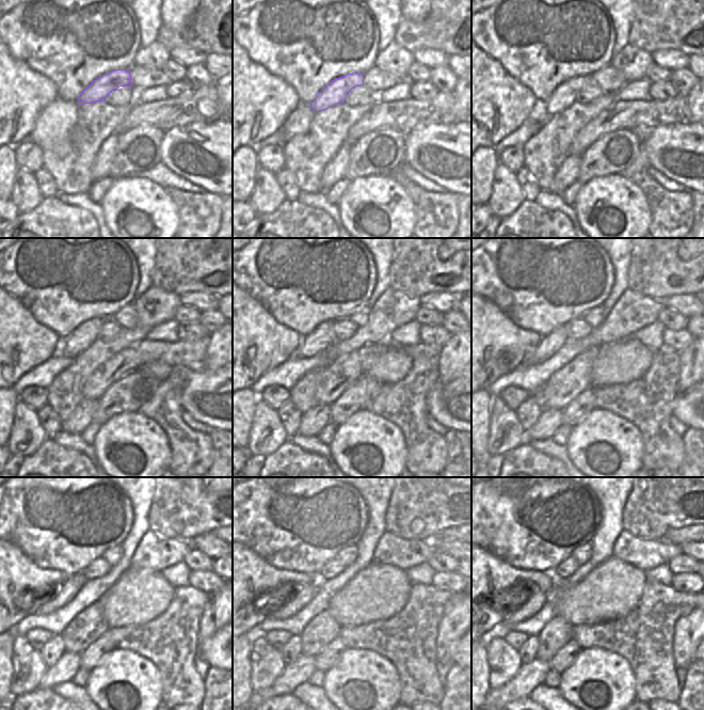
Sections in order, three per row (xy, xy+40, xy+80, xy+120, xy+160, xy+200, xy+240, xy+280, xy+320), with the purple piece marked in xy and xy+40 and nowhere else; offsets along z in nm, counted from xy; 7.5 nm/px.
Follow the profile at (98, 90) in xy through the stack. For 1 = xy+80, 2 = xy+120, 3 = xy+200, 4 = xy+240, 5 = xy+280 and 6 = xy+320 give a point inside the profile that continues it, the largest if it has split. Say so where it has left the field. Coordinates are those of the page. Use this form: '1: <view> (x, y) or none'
1: xy+80 (565, 94)
2: xy+120 (85, 334)
3: xy+200 (549, 344)
4: xy+240 (65, 592)
5: xy+280 (302, 594)
6: xy+320 (537, 598)

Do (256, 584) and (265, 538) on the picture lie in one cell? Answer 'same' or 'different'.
different

